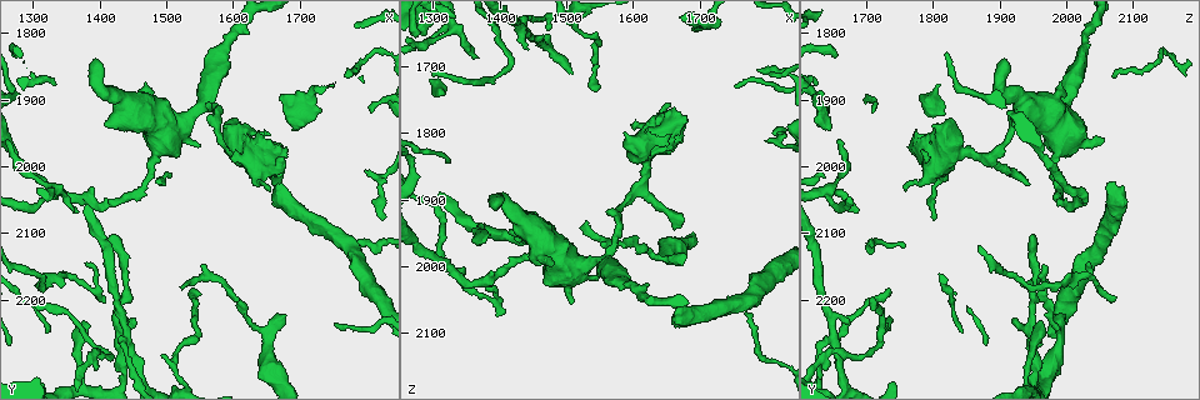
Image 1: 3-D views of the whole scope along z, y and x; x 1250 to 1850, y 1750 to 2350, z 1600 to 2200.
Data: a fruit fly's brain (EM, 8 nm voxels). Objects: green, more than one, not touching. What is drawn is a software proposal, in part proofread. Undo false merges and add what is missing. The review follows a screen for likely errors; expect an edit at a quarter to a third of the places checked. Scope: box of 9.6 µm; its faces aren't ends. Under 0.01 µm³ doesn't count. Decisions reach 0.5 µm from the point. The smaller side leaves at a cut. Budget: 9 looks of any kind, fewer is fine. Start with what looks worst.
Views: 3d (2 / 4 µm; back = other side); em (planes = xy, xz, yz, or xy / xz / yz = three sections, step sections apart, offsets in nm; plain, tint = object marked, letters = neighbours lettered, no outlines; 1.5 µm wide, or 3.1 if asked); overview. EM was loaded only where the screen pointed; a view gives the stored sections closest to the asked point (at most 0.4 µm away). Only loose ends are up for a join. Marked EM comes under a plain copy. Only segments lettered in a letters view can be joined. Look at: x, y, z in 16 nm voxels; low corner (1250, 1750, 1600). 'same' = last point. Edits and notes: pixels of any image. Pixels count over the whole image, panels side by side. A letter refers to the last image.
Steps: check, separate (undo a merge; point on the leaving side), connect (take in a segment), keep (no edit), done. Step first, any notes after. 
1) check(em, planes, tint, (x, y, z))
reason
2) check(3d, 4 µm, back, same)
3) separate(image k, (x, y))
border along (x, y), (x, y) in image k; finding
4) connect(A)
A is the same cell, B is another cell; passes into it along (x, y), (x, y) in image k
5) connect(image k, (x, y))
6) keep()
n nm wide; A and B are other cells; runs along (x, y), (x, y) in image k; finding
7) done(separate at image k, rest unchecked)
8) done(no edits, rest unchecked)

check(3d, 2 µm, (1680, 2230, 1980))
an open end

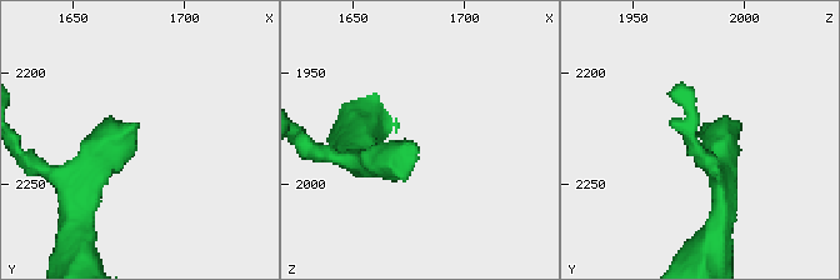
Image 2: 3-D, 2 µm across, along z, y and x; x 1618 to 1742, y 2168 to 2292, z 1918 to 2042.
check(em, planes, letters, (1674, 2227, 1979))

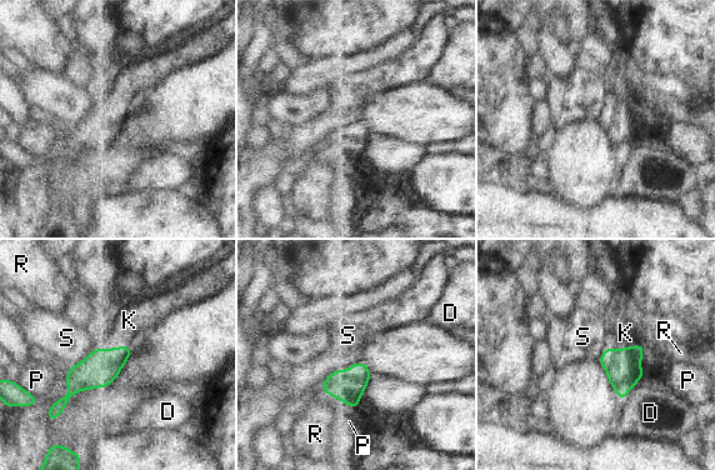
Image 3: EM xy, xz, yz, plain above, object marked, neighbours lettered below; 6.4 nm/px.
connect(K)
K is the same cell, D, P, R and S are other cells; it goes on there

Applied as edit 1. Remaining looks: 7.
check(overview)

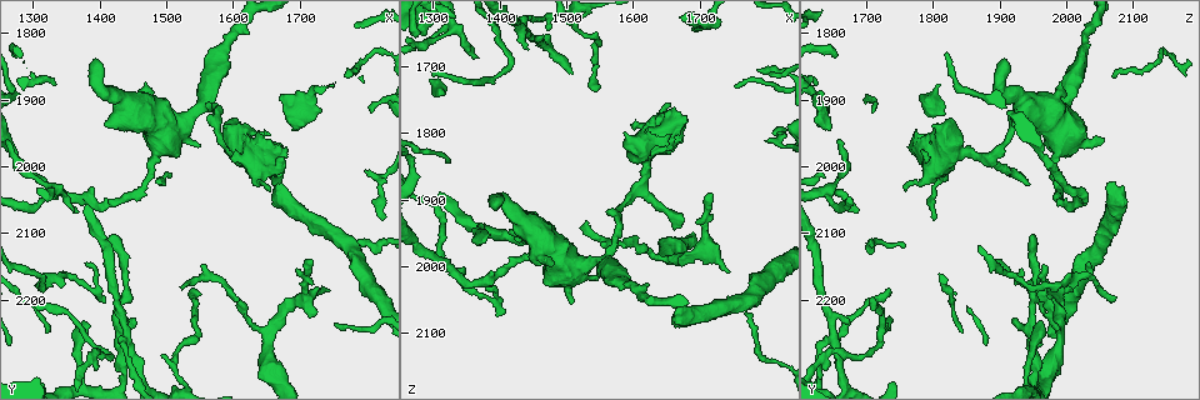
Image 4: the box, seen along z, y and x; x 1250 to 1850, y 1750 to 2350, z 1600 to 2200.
check(3d, 2 µm, (1330, 2035, 1645))
branch point

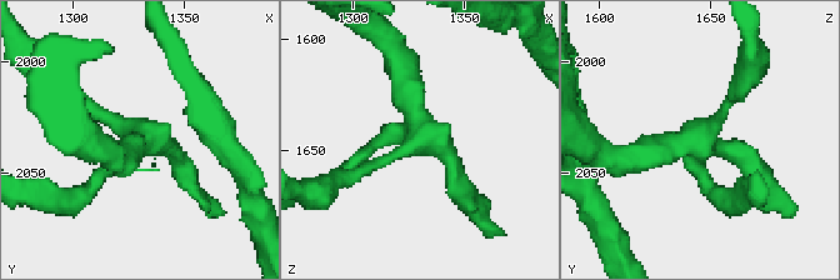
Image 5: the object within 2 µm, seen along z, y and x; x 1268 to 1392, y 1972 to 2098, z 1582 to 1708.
check(em, planes, tint, (1329, 2036, 1643))
shape alone is not enough

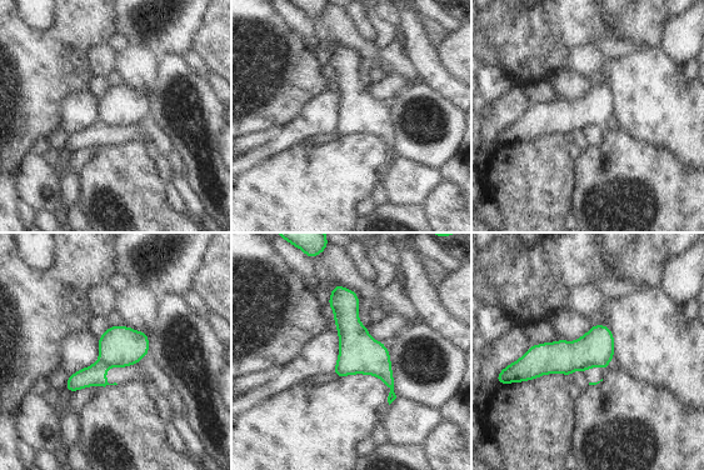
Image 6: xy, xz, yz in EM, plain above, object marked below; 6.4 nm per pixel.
check(em, planes, letters, same)

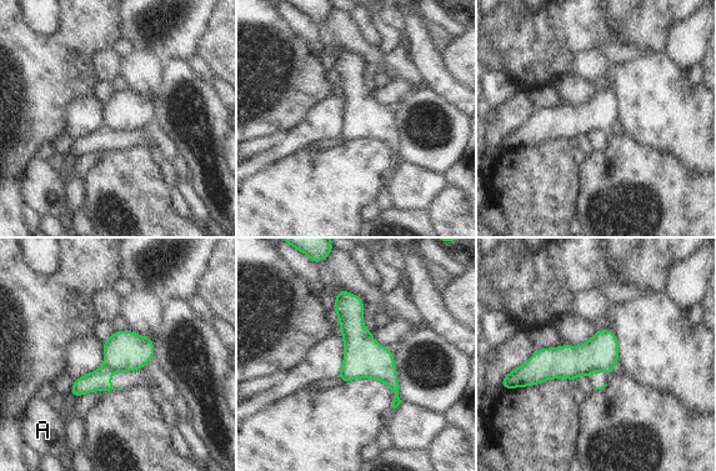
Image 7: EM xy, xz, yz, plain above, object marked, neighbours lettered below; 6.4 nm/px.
separate(image 7, (100, 379))
A is another cell; border along (104, 365), (113, 371) in image 7; two neurons meet here

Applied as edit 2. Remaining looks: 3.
check(overview)
redraw

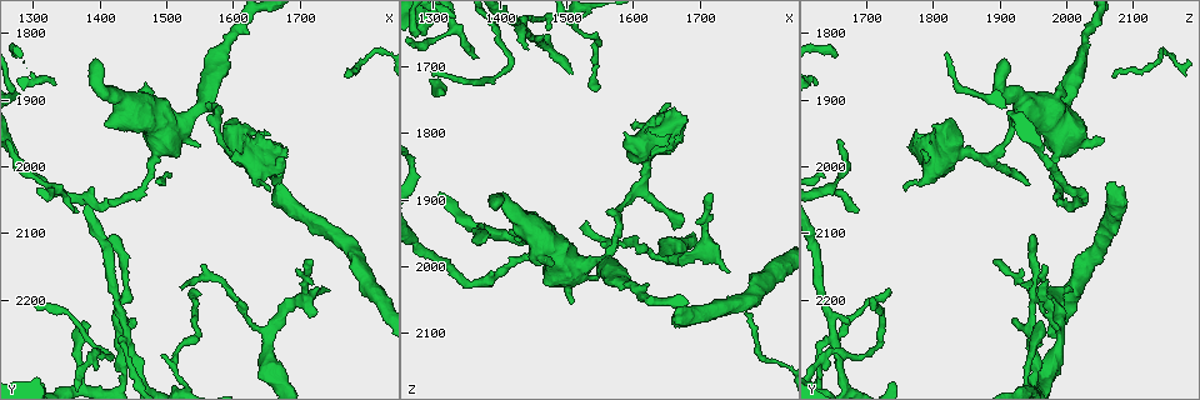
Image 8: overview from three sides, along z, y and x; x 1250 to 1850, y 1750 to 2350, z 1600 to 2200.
check(em, planes, letters, (1435, 2250, 1650))
branch point

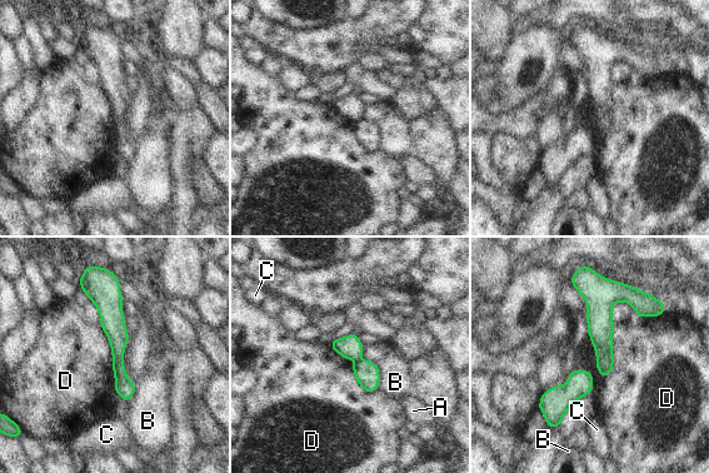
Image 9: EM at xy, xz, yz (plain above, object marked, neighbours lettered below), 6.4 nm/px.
separate(image 9, (367, 374))
A, B, C and D are other cells; the part that leaves runs along (85, 287), (110, 309), (128, 397) in image 9; a second neuron is stuck on

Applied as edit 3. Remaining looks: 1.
check(em, planes, letters, (1480, 1995, 1980))
calibre changes

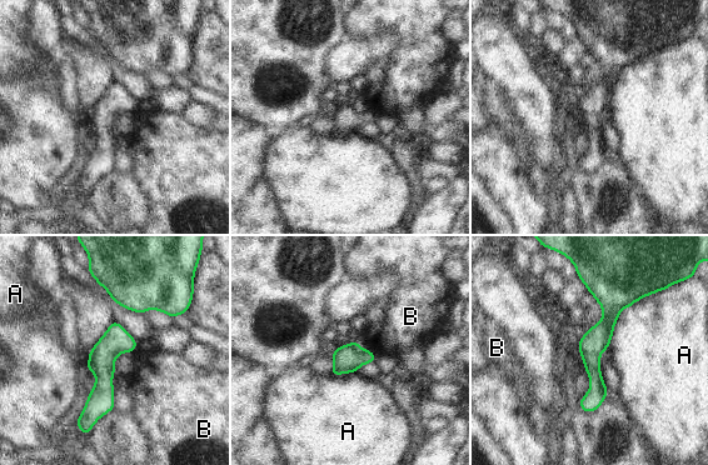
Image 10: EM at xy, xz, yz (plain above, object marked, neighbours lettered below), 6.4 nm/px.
keep()
A and B are other cells; border along (355, 341), (375, 356) in image 10; all the same neuron

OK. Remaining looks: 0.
done(connect at image 3, separate at image 7, separate at image 9, rest unchecked)

